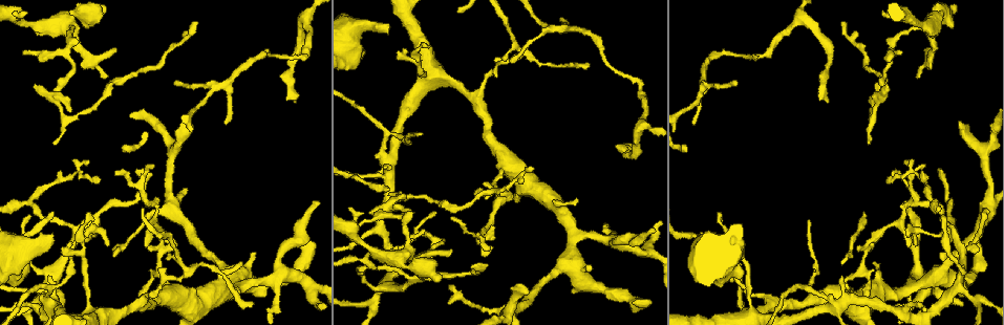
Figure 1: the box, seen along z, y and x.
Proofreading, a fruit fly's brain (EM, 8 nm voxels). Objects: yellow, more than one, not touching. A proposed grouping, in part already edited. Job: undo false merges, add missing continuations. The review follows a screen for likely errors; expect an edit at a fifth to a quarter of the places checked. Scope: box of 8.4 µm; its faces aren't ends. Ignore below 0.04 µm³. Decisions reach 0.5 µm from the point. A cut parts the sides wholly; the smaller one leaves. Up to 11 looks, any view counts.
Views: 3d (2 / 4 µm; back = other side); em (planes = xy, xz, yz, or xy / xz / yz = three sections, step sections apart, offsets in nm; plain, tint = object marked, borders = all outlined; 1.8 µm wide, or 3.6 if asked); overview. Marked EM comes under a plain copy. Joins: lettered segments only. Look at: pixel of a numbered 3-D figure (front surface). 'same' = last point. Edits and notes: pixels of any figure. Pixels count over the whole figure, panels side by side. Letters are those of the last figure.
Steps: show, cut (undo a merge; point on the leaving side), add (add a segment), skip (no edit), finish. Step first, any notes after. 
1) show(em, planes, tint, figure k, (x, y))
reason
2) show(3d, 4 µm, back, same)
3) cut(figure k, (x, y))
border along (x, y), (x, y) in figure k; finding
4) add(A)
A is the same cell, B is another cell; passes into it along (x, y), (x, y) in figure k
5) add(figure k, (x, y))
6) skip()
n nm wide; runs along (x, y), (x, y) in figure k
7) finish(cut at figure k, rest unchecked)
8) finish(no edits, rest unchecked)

show(em, planes, tint, figure 1, (959, 272))

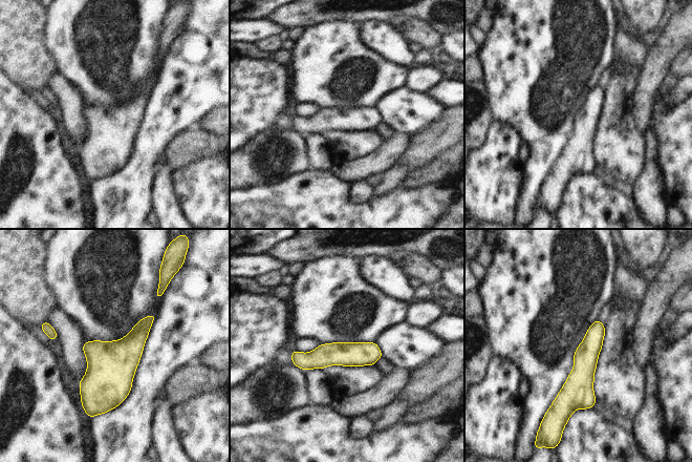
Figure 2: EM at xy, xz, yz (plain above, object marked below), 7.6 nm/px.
show(em, planes, borders, same)
see the neighbours

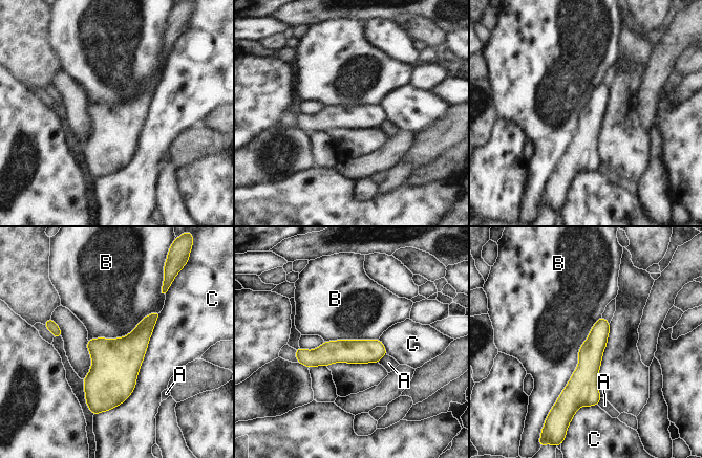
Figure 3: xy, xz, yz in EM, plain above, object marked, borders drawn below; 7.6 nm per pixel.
skip()
190 nm wide; A, B and C are other cells; border along (601, 315), (551, 408) in figure 3; all the same cell

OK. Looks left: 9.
show(3d, 4 µm, figure 1, (140, 304))
narrows sharply

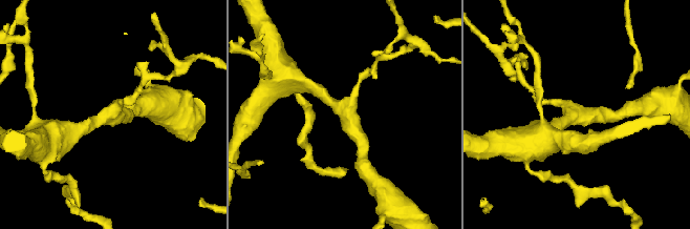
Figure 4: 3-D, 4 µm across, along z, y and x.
show(em, 3.6 µm, yz, step 16, borders, figure 4, (104, 114))
3 arms

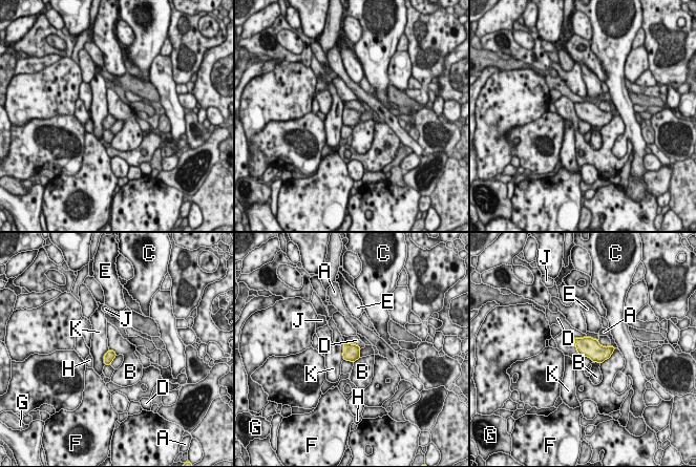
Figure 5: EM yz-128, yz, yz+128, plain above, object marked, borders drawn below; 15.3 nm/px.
skip()
A, B, C, D, E, F, G, H, J and K are other cells; border along (109, 349), (117, 355) in figure 5; all the same cell

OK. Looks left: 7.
show(em, planes, borders, figure 1, (51, 233))
branch stops here

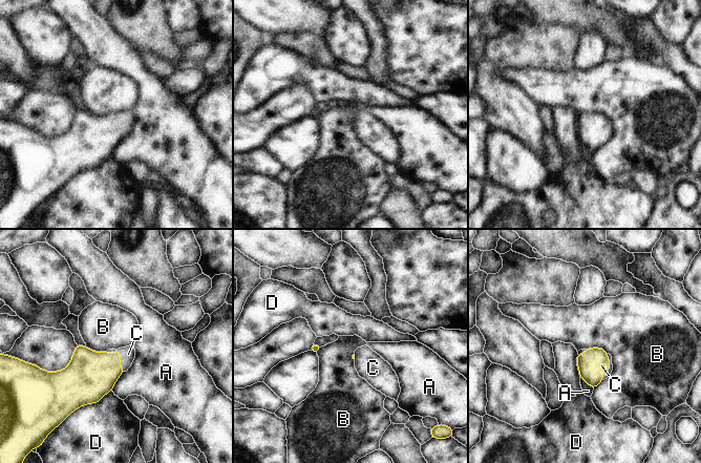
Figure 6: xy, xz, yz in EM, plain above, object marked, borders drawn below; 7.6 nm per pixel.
add(C)
C is the same cell, A, B and D are other cells; passes into it along (589, 371), (609, 366), (601, 365) in figure 6; it goes on there

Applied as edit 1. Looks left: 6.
show(overview)

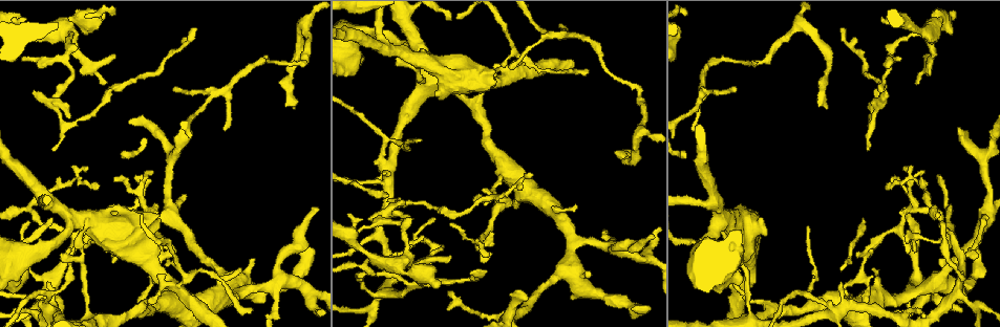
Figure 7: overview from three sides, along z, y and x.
show(em, xz, step 4, tint, figure 7, (152, 217))
branch stops here

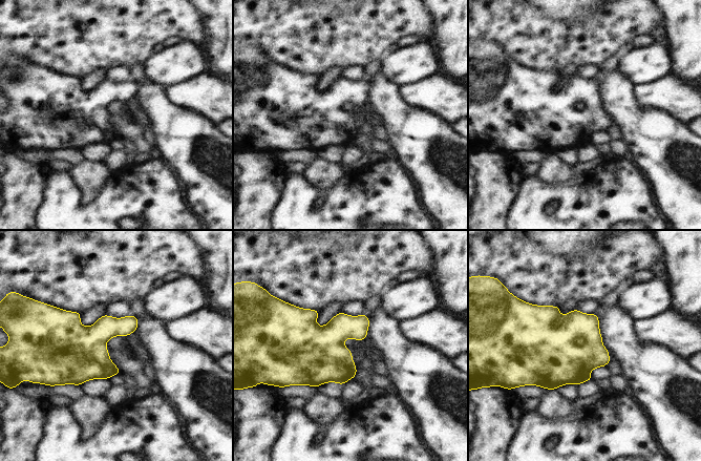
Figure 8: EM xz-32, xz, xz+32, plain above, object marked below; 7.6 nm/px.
show(em, planes, borders, same)
cut it another way

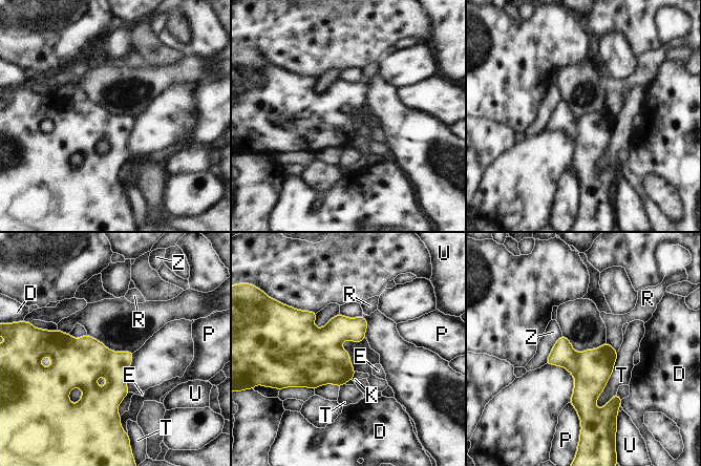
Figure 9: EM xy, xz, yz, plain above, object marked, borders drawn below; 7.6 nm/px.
skip()
D, E, K, P, R, T, U and Z are other cells; border along (355, 372), (352, 379) in figure 9; none of them fits

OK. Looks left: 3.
show(3d, 4 µm, figure 7, (63, 26))
thin arm on a thick one

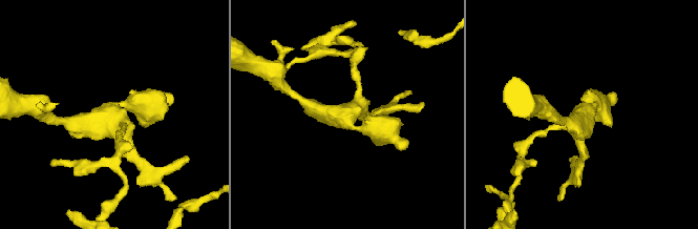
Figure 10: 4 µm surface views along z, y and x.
show(em, planes, borders, figure 10, (585, 115))
need the tissue

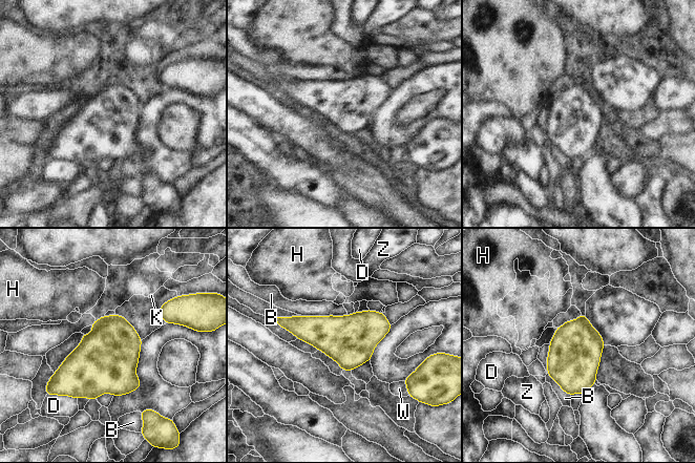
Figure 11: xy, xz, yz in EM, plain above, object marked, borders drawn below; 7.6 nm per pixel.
skip()
B, D, H, K, W and Z are other cells; border along (548, 344), (547, 374), (570, 396) in figure 11; one cell here

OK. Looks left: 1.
finish(add at figure 6, rest unchecked)

